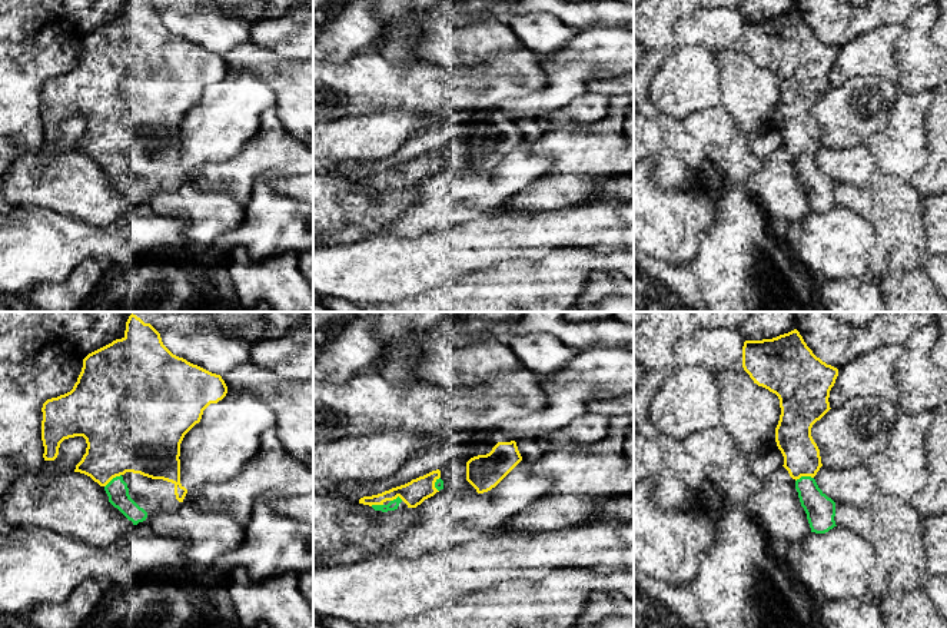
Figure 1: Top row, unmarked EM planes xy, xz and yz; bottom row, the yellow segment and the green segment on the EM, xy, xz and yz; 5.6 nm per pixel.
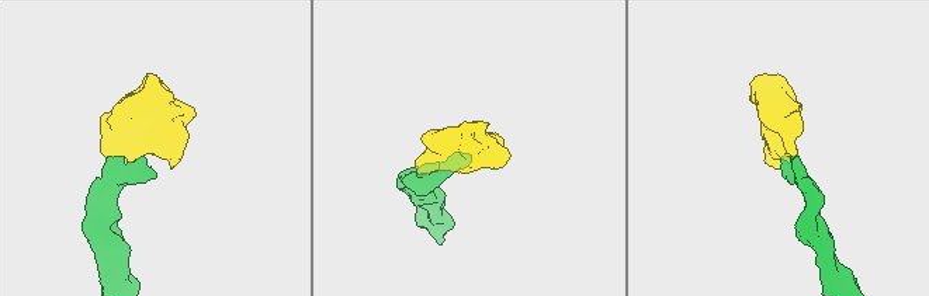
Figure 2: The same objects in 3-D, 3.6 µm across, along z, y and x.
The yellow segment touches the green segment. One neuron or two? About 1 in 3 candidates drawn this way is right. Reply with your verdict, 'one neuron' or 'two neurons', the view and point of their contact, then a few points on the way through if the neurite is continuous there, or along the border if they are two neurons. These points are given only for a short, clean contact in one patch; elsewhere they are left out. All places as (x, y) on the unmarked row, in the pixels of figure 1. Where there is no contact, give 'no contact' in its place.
one neuron; meets yellow in yz at (804, 155)

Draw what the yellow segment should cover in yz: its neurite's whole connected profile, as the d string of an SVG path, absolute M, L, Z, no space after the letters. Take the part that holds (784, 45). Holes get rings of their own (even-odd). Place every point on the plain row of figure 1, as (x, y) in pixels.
M797 9L772 19L745 20L742 47L754 63L778 76L781 94L775 107L775 122L784 136L782 146L795 160L795 169L811 212L828 212L837 206L834 200L835 182L818 167L814 159L823 143L820 129L811 116L811 107L831 89L828 77L838 49L817 37Z

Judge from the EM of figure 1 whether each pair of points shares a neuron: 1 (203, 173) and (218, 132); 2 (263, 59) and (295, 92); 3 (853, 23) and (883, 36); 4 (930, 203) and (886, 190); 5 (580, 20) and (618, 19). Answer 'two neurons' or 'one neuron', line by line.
1: two neurons
2: one neuron
3: two neurons
4: two neurons
5: one neuron

